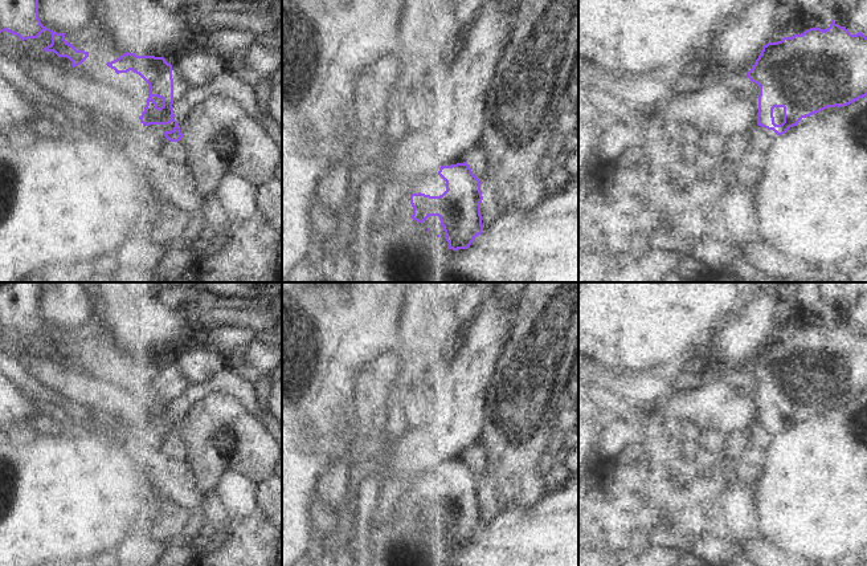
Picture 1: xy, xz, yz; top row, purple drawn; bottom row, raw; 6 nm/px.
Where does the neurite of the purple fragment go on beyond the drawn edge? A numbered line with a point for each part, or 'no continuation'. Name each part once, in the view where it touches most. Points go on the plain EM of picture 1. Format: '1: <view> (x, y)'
no continuation

